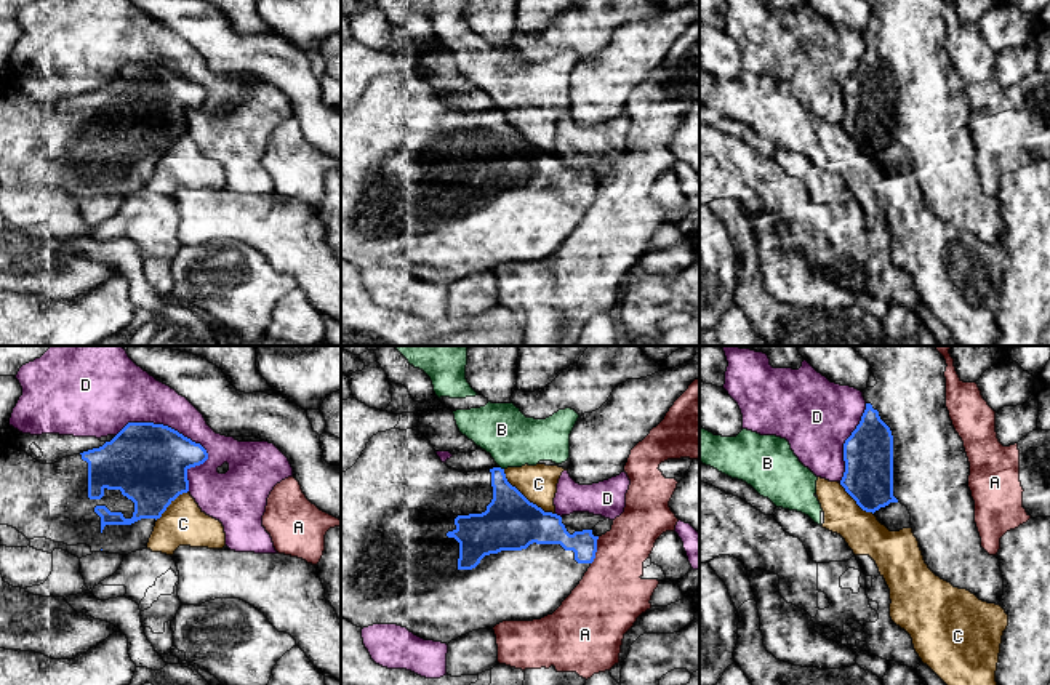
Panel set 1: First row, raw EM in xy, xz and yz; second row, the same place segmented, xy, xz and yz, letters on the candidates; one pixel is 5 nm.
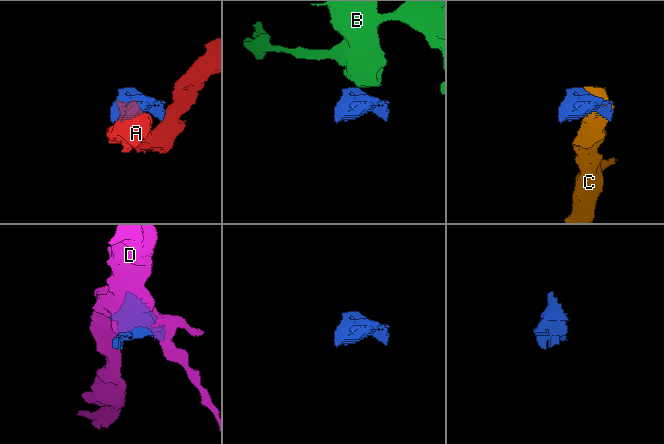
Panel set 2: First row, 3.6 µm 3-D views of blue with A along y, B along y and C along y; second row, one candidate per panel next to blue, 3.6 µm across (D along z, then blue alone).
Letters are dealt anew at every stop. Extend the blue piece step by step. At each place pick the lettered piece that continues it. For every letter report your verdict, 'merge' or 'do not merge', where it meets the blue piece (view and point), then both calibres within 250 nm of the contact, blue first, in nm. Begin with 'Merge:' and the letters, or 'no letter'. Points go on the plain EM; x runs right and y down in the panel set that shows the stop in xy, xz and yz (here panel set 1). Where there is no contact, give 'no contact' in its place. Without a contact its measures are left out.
Merge: no letter
A: do not merge; meets blue in xz at (596, 192); 140 nm thick on the blue side, 340 nm on the other
B: do not merge; meets blue in xz at (500, 109); 240 nm thick on the blue side, 280 nm on the other
C: do not merge; meets blue in xz at (524, 138); 280 nm thick on the blue side, 190 nm on the other
D: do not merge; meets blue in xy at (165, 68); 400 nm thick on the blue side, 280 nm on the other

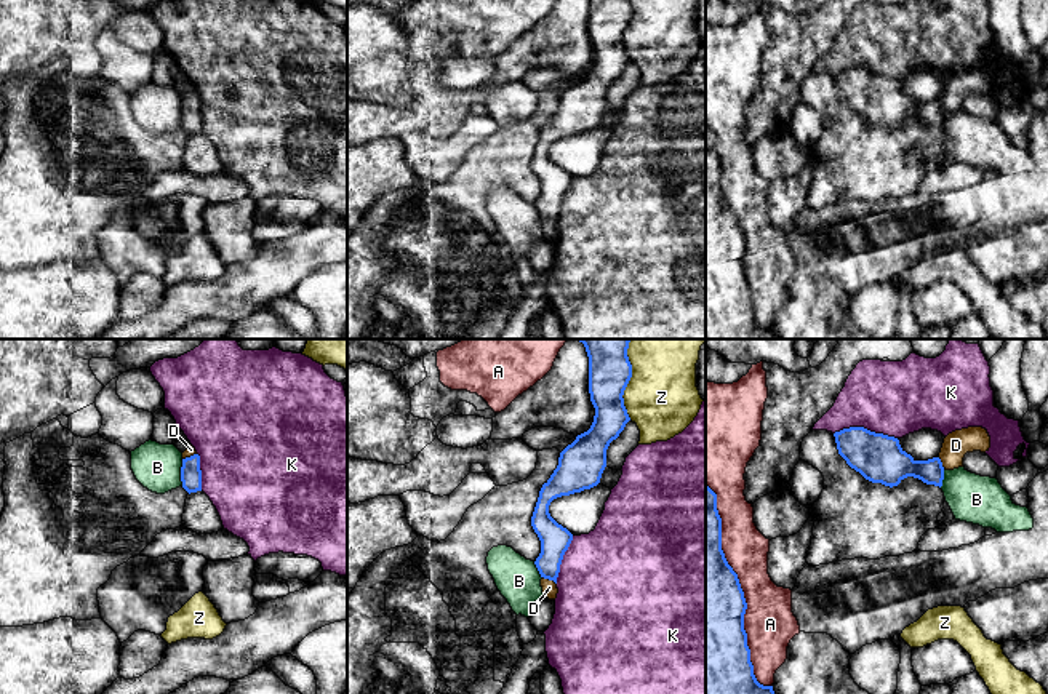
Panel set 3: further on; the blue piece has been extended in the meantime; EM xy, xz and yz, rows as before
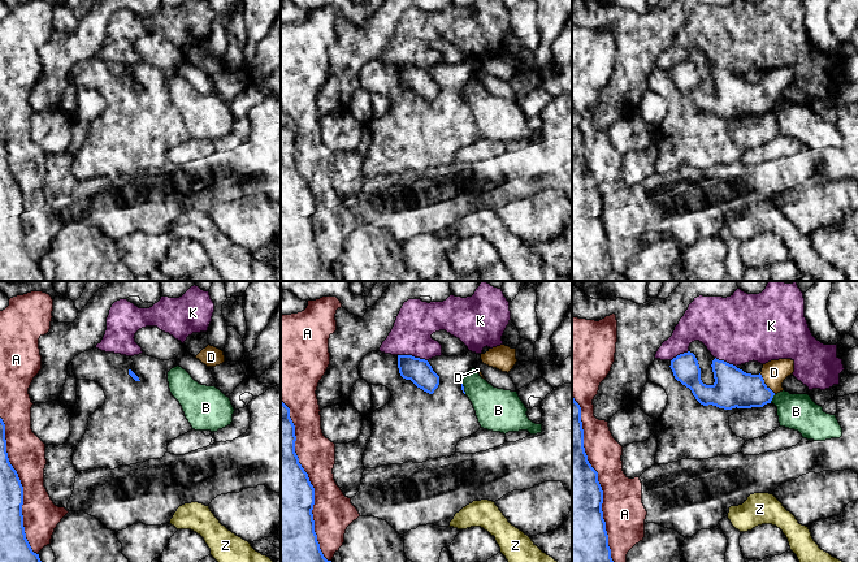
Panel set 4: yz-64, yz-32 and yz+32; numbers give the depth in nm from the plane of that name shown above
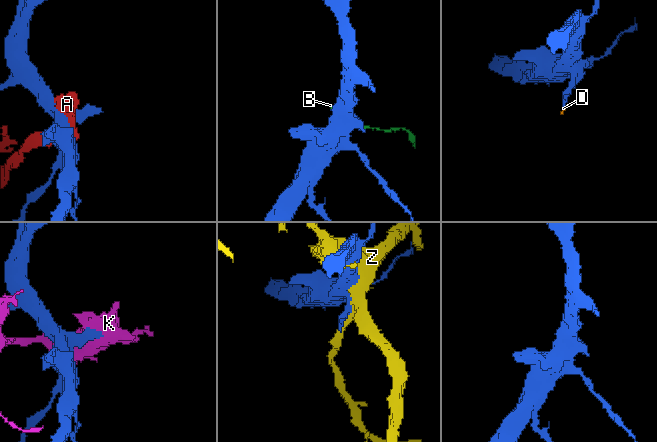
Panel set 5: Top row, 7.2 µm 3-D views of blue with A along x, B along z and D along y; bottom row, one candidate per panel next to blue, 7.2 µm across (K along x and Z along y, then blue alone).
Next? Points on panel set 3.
Merge: D
A: do not merge; meets blue in yz at (741, 231); 400 nm thick on the blue side, 260 nm on the other
B: do not merge; meets blue in xy at (181, 114); 110 nm thick on the blue side, 240 nm on the other
D: merge; meets blue in xz at (549, 221); 150 nm thick on the blue side, 80 nm on the other
K: do not merge; meets blue in yz at (866, 71); 240 nm thick on the blue side, 380 nm on the other
Z: do not merge; meets blue in xz at (624, 31); 200 nm thick on the blue side, 360 nm on the other

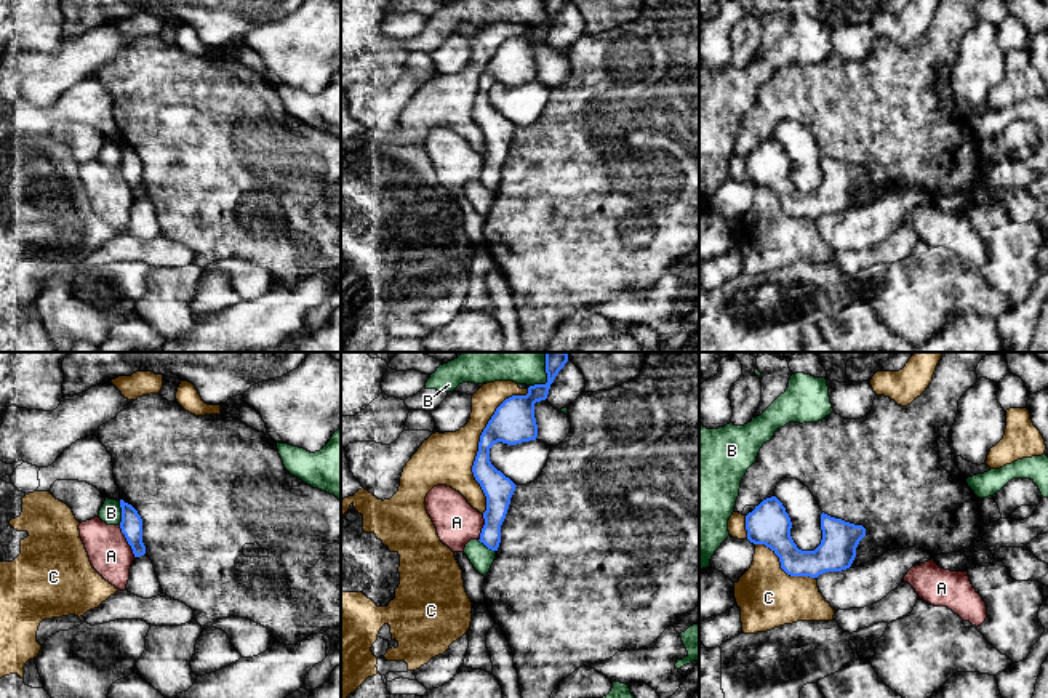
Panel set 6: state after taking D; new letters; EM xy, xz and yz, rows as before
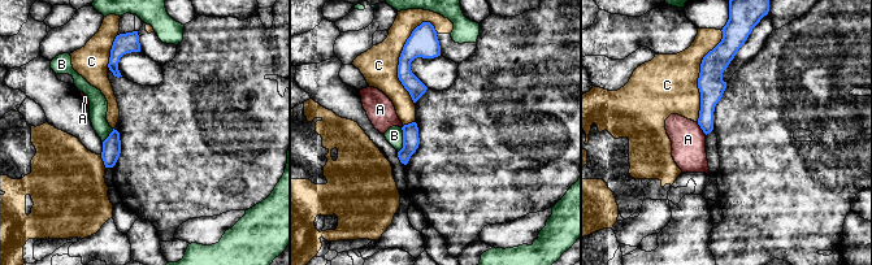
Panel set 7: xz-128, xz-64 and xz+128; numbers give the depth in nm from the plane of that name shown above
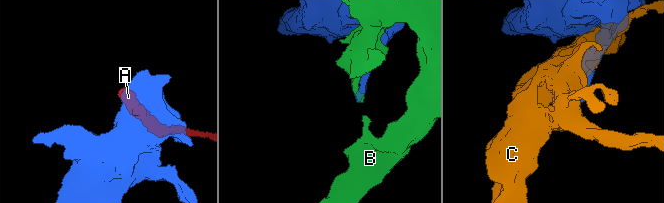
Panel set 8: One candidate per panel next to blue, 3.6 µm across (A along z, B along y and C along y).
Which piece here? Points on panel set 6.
Merge: no letter
A: do not merge; meets blue in xy at (127, 181); 110 nm thick on the blue side, 220 nm on the other
B: do not merge; meets blue in xy at (122, 154); 110 nm thick on the blue side, 110 nm on the other
C: do not merge; meets blue in xz at (479, 85); 220 nm thick on the blue side, 260 nm on the other

